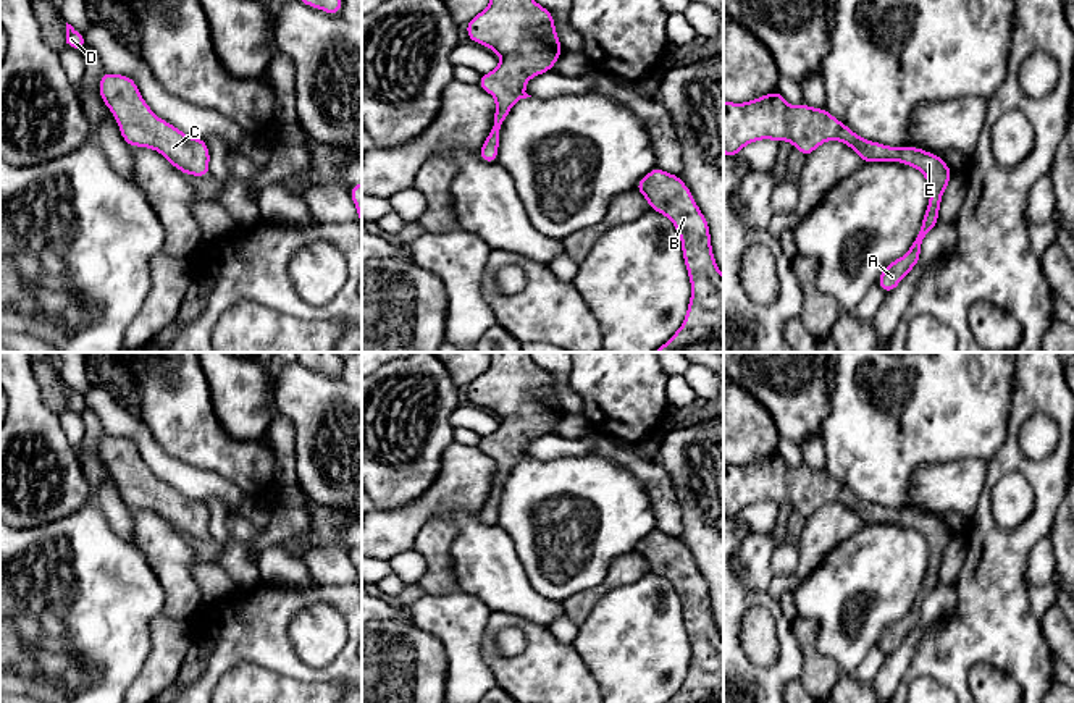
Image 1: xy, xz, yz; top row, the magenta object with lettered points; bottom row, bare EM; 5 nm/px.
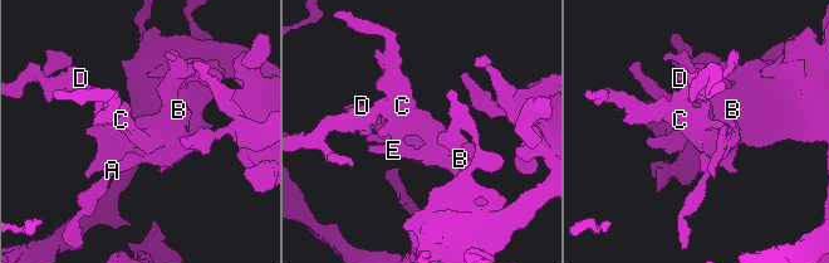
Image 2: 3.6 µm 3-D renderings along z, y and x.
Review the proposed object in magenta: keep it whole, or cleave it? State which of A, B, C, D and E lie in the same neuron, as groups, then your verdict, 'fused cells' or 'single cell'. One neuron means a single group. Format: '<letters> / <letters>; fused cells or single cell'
A B C D E; single cell

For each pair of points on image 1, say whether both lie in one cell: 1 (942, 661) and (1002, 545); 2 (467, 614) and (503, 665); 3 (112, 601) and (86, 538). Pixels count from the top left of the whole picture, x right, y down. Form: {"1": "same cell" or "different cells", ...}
{"1": "same cell", "2": "different cells", "3": "same cell"}

